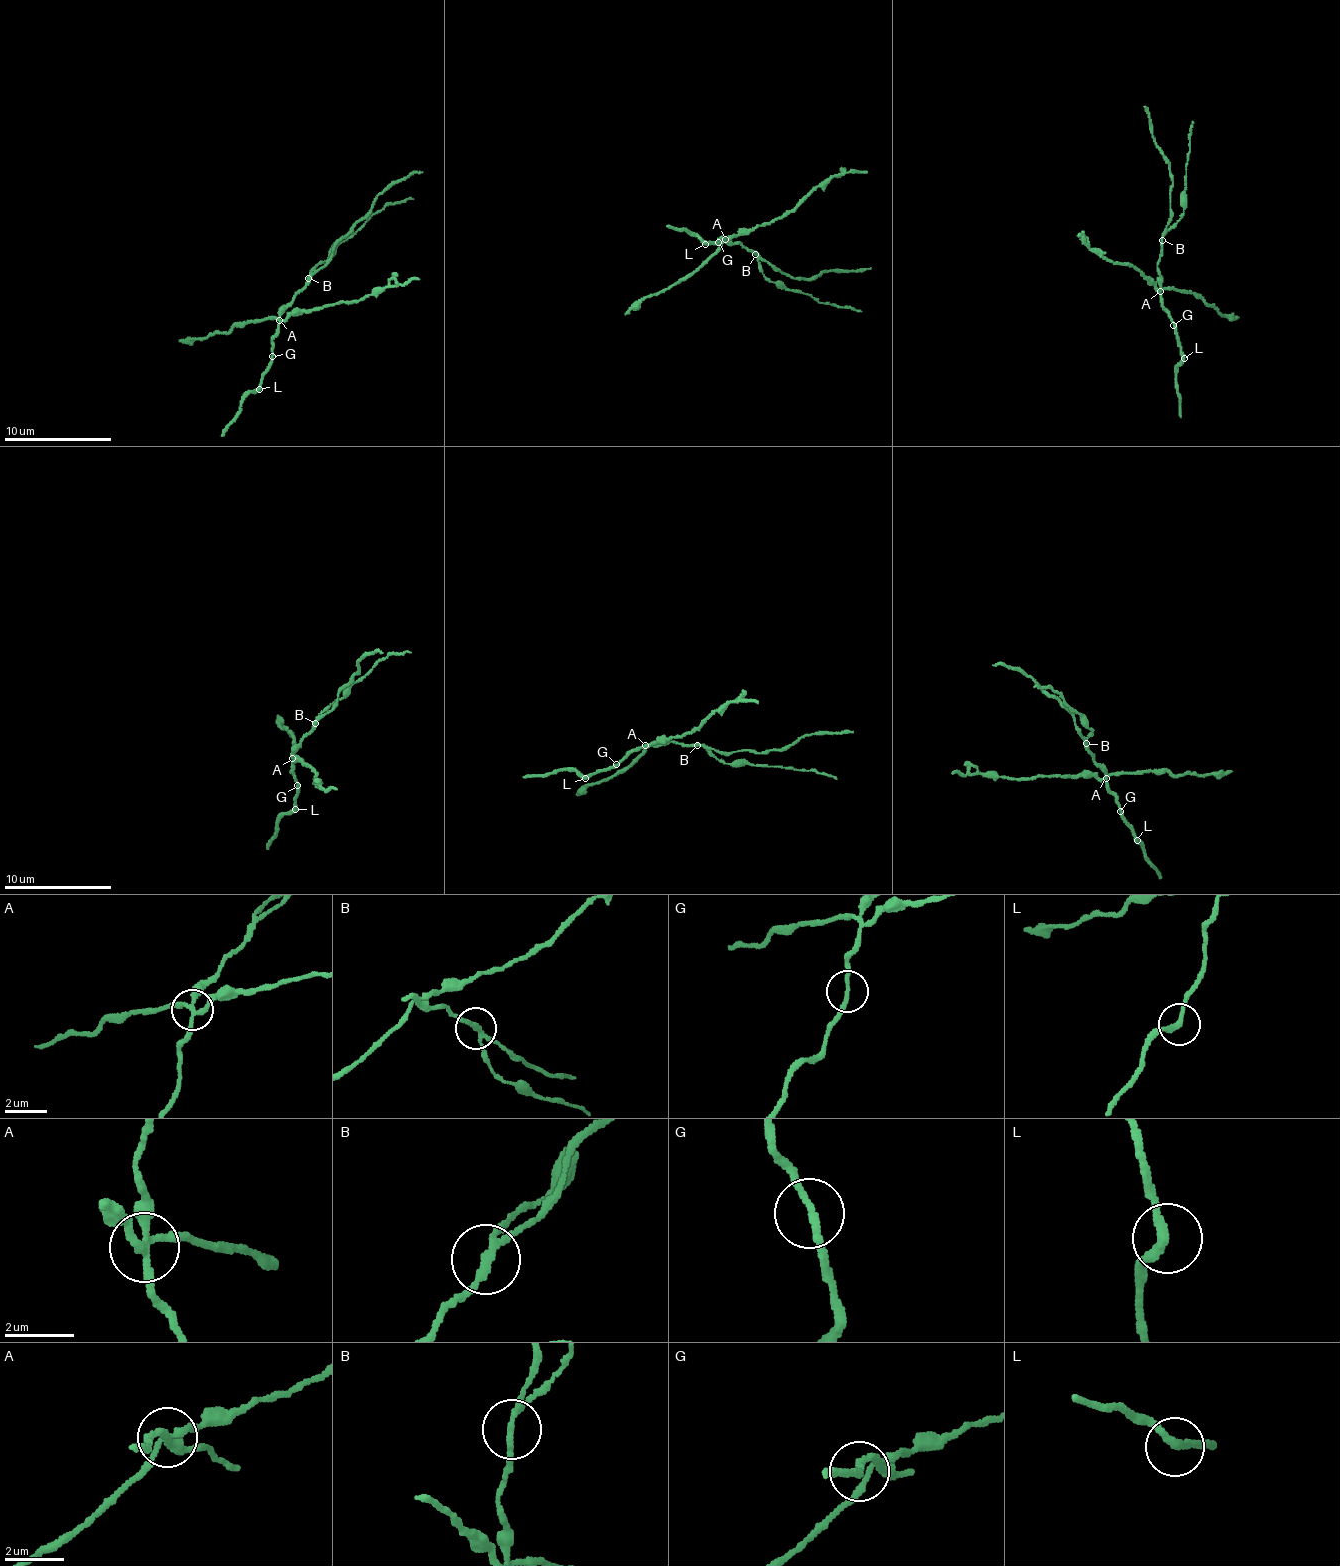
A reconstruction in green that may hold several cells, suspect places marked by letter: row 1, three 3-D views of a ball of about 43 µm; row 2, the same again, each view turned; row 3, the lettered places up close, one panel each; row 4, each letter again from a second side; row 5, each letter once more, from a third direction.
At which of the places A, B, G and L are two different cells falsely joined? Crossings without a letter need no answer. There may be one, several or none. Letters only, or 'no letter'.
A, B

